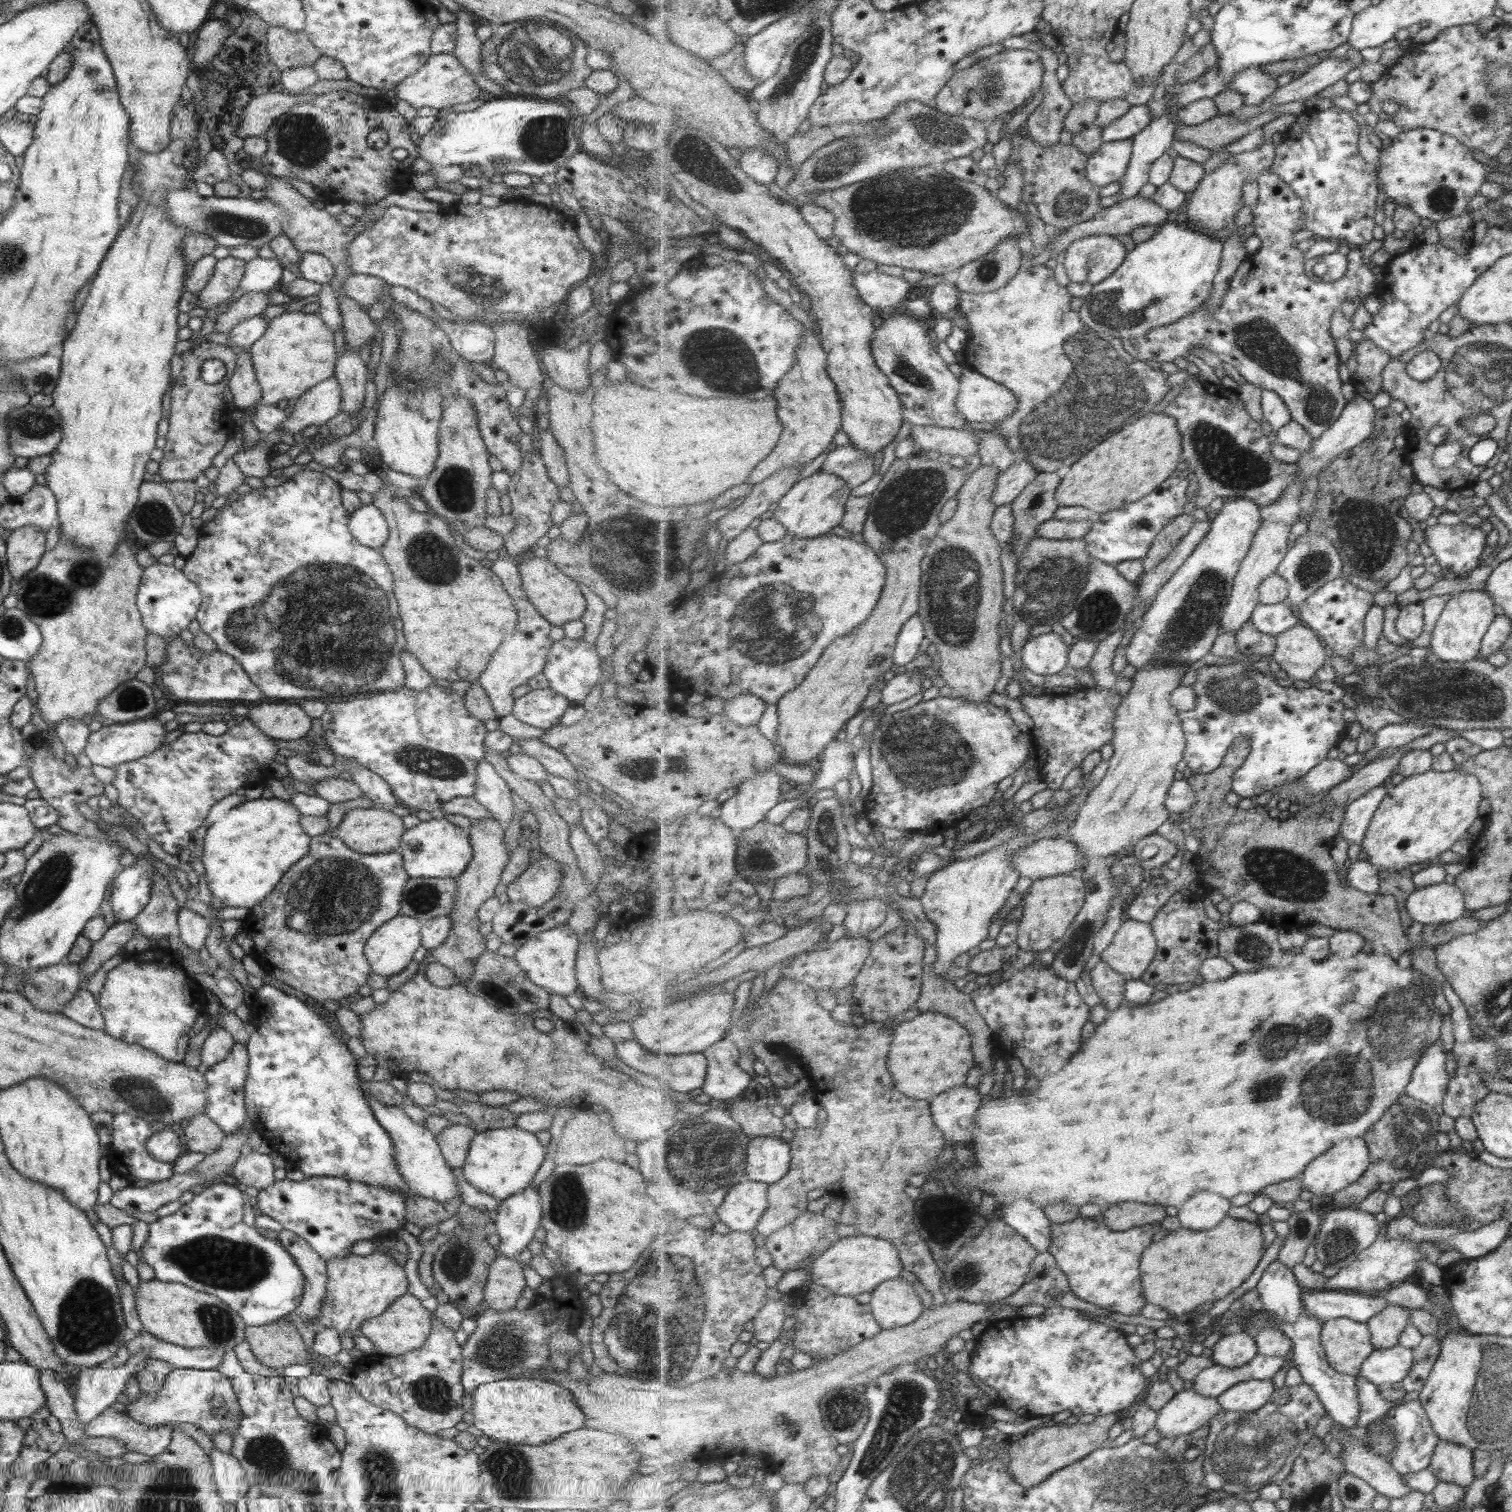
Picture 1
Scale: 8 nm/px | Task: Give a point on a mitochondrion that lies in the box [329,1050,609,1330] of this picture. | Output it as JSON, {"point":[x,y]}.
{"point":[567,1204]}

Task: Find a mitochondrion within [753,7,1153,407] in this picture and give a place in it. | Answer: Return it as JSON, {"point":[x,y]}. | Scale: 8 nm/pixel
{"point":[884,211]}

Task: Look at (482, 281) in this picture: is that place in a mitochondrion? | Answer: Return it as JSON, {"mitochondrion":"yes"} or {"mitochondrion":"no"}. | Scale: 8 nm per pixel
{"mitochondrion":"yes"}

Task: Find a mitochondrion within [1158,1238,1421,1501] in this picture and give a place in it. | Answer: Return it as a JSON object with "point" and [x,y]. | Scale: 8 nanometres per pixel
{"point":[1248,1450]}

